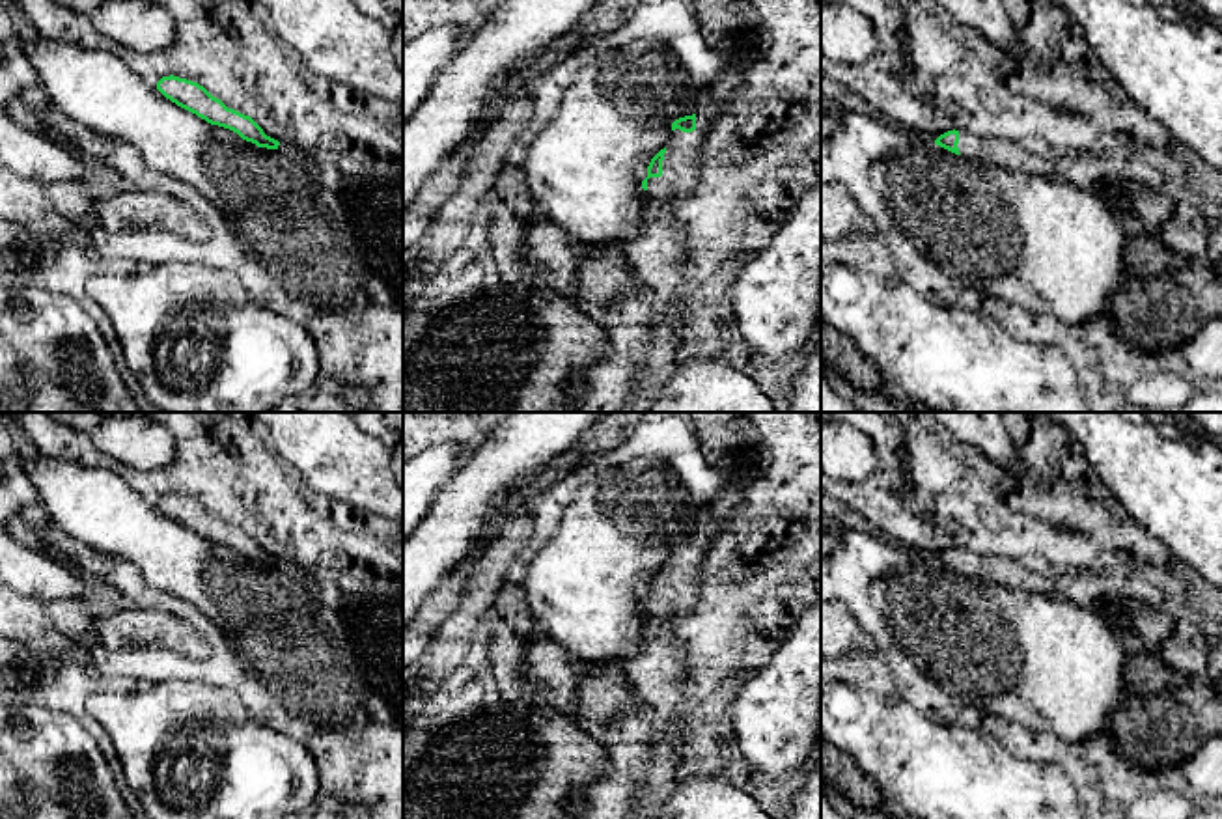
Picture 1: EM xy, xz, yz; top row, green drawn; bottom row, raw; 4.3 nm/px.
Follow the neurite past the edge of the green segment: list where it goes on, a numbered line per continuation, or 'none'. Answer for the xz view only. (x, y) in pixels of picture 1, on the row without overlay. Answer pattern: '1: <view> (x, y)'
1: xz (683, 568)

